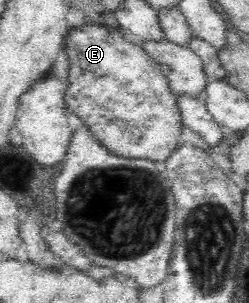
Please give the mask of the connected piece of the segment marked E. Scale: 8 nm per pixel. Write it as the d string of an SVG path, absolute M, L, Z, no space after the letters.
M97 17L75 22L66 36L65 52L69 73L64 101L68 111L82 118L84 125L112 154L125 158L148 158L165 161L177 148L182 134L178 96L172 93L167 77L143 47L127 41L109 19Z

